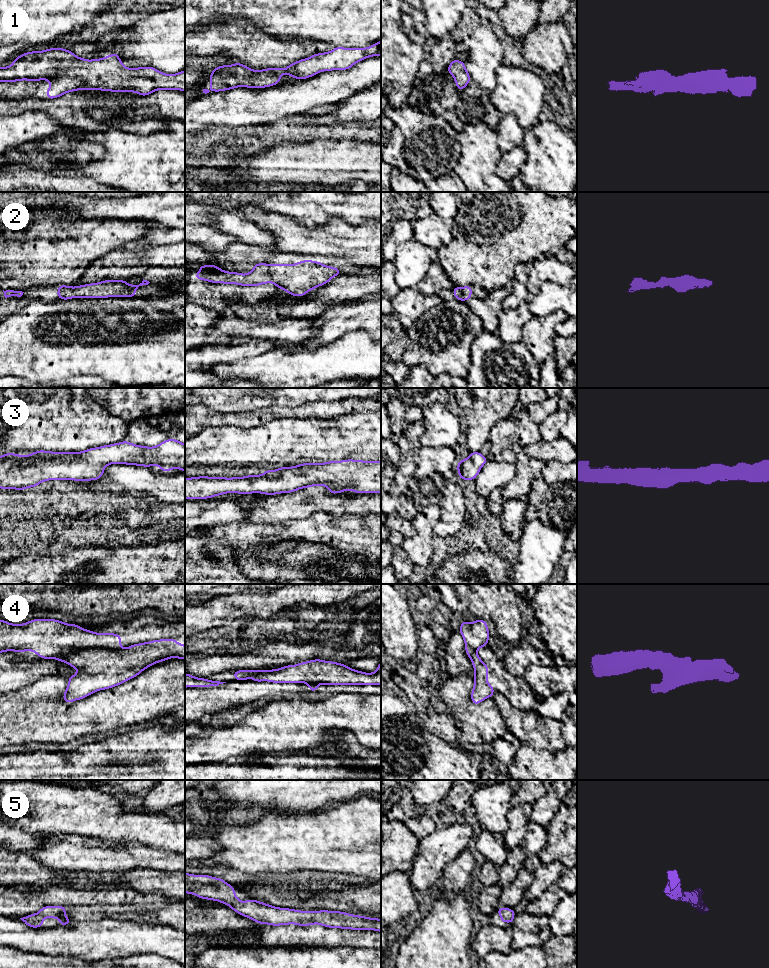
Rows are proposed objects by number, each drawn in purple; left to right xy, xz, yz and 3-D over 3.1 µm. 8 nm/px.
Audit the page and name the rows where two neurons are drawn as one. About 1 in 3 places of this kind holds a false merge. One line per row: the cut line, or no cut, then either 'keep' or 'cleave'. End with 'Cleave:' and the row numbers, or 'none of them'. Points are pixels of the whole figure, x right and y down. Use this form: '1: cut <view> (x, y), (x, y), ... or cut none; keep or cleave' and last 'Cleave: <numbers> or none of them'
1: cut none; keep
2: cut none; keep
3: cut none; keep
4: cut xy (120, 648), (85, 648), (70, 651), (56, 657); cleave
5: cut none; keep
Cleave: 4

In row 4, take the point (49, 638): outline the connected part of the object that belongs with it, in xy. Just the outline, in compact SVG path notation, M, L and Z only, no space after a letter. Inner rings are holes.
M0 619L0 653L33 651L42 659L55 659L74 651L90 648L121 649L121 635L96 633L56 619L33 619L24 624L11 624Z

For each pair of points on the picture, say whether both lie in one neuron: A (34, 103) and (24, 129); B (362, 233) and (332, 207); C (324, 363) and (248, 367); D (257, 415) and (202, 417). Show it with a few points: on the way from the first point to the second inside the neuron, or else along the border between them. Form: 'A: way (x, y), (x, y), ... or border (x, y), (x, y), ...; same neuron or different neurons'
A: border (10, 115), (44, 111), (53, 119); different neurons
B: border (370, 219), (356, 224), (338, 217), (328, 221); different neurons
C: way (305, 367), (267, 367); same neuron
D: way (243, 418), (216, 418); same neuron

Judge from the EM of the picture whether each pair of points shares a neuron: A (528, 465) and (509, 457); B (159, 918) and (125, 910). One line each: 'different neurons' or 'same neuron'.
A: different neurons
B: same neuron

